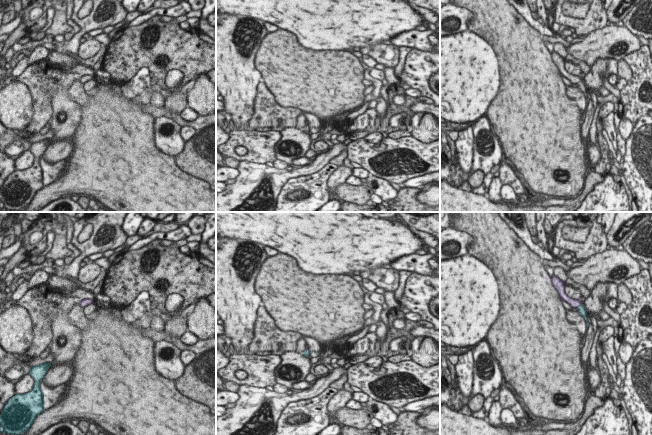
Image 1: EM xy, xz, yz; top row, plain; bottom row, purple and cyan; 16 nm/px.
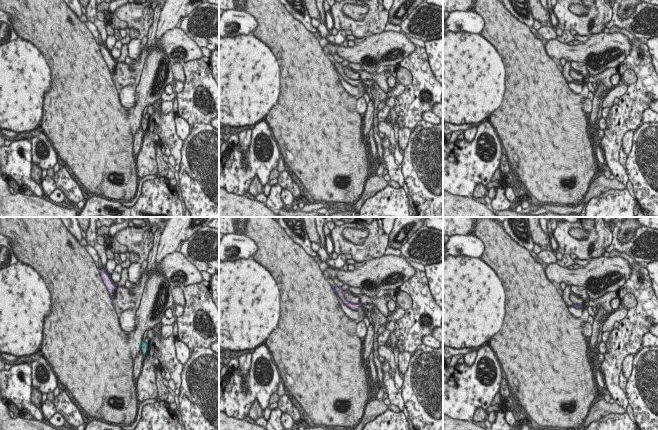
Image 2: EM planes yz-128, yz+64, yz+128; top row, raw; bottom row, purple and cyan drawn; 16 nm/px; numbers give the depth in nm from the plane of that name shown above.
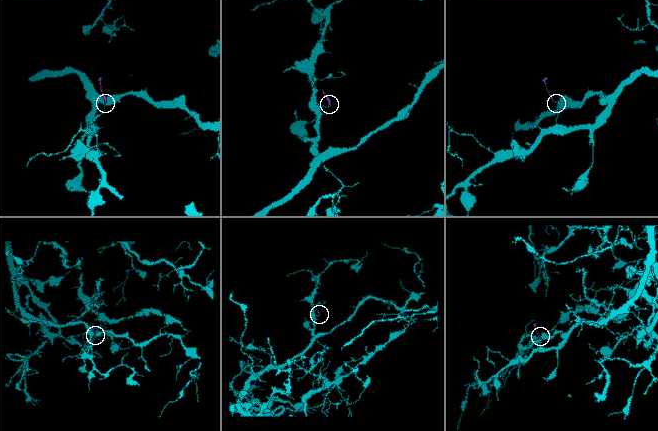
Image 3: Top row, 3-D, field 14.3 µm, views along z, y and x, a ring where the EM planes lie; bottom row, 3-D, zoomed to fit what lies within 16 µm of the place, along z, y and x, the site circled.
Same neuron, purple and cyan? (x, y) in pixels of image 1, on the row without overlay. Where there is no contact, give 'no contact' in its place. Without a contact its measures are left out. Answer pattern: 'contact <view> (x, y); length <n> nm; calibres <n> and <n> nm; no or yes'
contact yz (579, 81); length 110 nm; calibres 130 and 100 nm; yes

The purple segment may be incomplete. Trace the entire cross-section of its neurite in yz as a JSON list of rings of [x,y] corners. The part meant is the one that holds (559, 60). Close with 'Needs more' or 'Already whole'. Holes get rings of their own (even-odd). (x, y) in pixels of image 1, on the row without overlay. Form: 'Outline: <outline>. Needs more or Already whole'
Outline: [[[553,52],[552,53],[552,58],[553,61],[555,62],[555,64],[558,66],[560,73],[565,76],[566,78],[568,78],[573,84],[577,84],[580,88],[580,90],[585,94],[586,98],[587,98],[587,104],[589,103],[589,99],[587,96],[587,88],[584,84],[584,81],[581,79],[581,74],[580,75],[573,75],[571,73],[569,73],[566,69],[565,69],[565,59],[560,56],[557,52]]]. Needs more.

